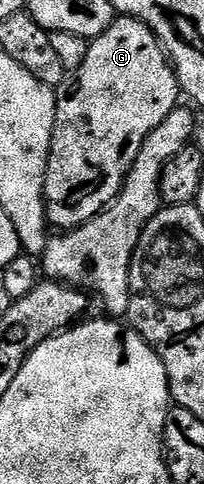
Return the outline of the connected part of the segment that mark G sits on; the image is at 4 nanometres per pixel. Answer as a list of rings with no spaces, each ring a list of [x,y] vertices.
[[[119,16],[109,26],[109,30],[105,30],[90,41],[89,54],[85,54],[85,62],[81,62],[79,69],[58,89],[55,97],[55,129],[47,163],[47,191],[45,193],[48,225],[55,230],[80,228],[83,224],[88,224],[98,212],[102,212],[104,208],[108,207],[111,201],[118,196],[119,191],[123,189],[123,183],[127,180],[127,171],[133,166],[145,138],[150,132],[157,130],[157,126],[161,126],[161,122],[165,122],[167,115],[177,107],[180,100],[179,79],[175,76],[171,61],[167,59],[167,51],[163,49],[162,42],[155,37],[153,30],[149,30],[149,26],[145,26],[145,22],[135,20],[132,16]]]

